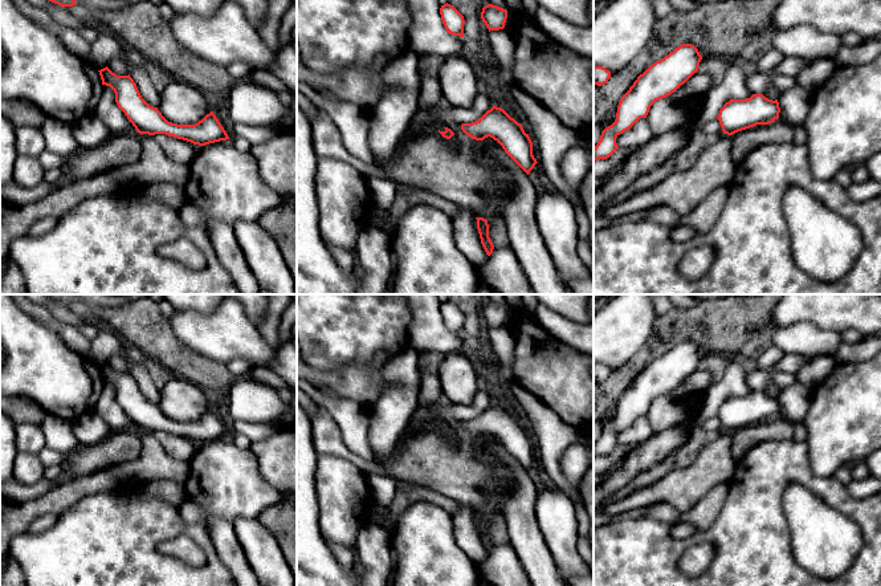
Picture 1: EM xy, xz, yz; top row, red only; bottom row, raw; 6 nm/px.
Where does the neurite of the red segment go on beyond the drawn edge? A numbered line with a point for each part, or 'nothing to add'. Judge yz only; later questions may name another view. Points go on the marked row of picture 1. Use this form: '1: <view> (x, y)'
nothing to add

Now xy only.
nothing to add

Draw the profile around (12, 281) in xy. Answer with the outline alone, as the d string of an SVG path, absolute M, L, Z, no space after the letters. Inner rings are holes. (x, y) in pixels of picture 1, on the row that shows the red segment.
M9 259L0 270L0 294L25 294L25 278L20 268Z

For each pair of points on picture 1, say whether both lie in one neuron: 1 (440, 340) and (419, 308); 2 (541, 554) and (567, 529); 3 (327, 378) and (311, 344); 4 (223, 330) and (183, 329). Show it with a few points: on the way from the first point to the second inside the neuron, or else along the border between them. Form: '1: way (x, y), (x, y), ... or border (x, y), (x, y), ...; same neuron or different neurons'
1: way (432, 332), (427, 326), (425, 316); same neuron
2: border (535, 519), (558, 572); different neurons
3: border (354, 363), (337, 369), (315, 369), (310, 366); different neurons
4: way (213, 330), (192, 329); same neuron

